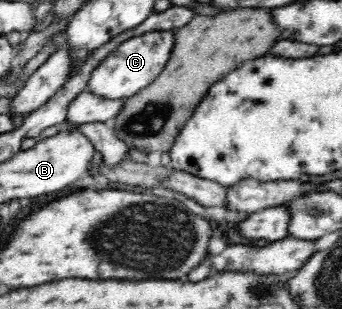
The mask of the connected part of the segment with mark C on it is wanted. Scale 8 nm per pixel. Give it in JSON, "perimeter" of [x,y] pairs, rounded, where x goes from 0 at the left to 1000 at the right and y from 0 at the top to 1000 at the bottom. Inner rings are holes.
{"perimeter":[[[447,97],[392,123],[377,123],[333,159],[266,239],[257,291],[319,320],[383,314],[430,282],[482,223],[500,191],[512,110],[500,97]]]}

